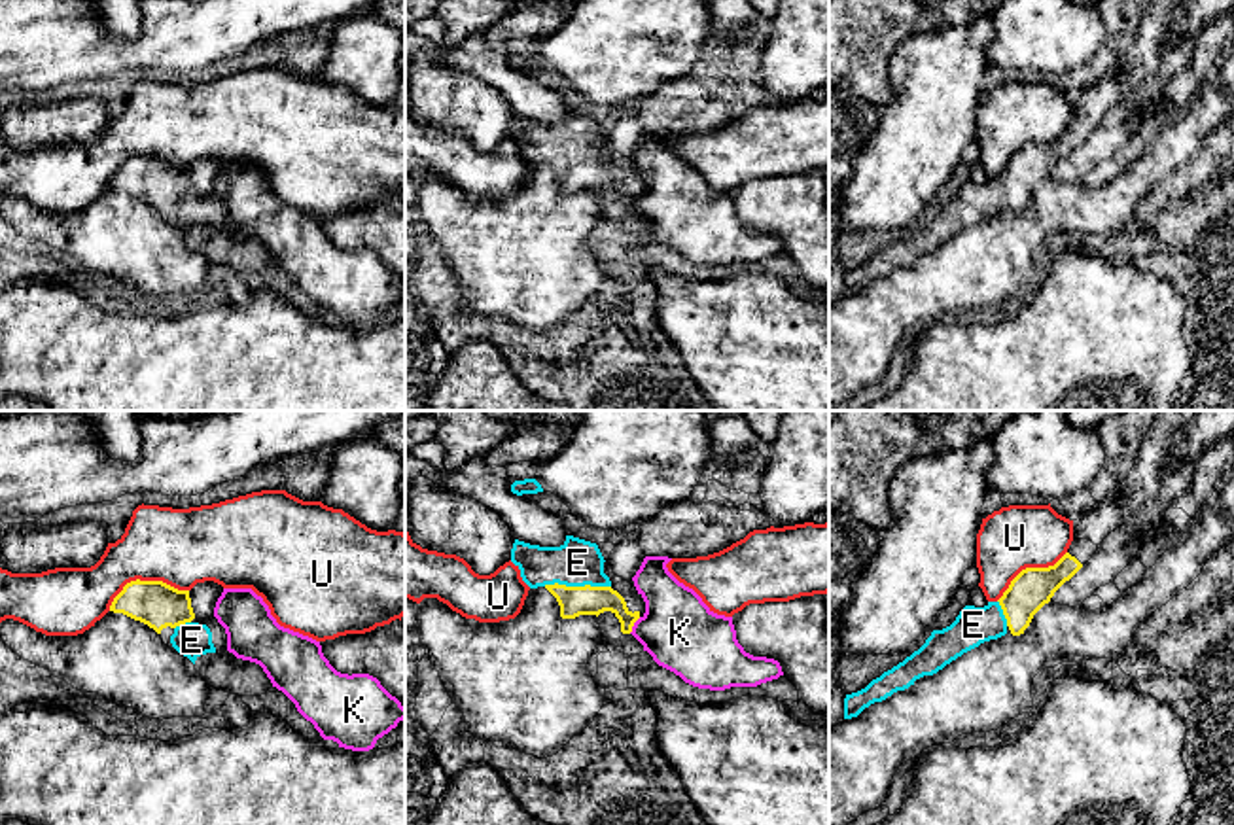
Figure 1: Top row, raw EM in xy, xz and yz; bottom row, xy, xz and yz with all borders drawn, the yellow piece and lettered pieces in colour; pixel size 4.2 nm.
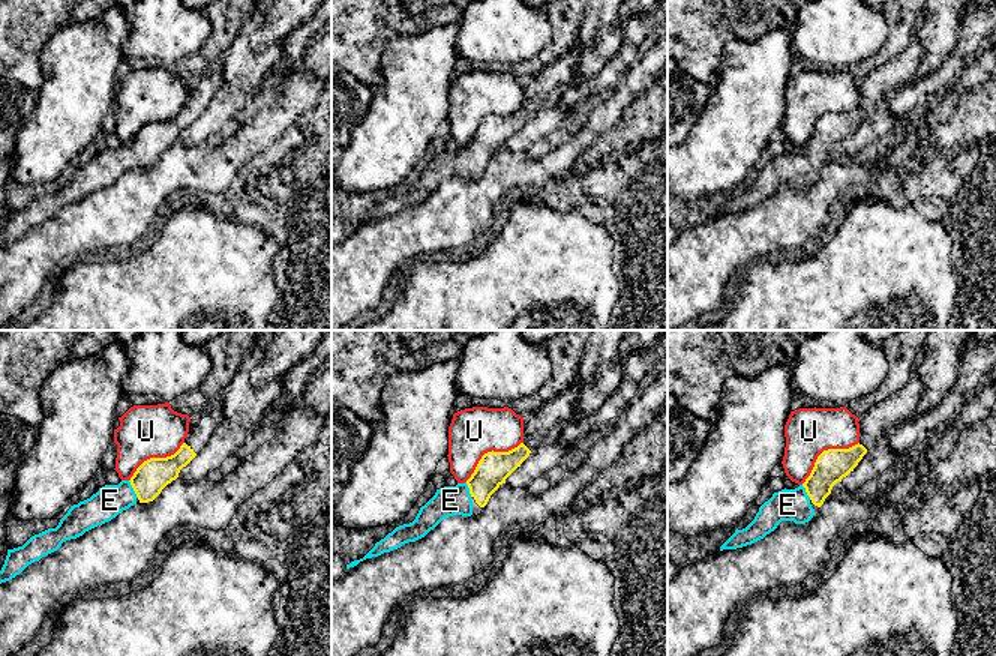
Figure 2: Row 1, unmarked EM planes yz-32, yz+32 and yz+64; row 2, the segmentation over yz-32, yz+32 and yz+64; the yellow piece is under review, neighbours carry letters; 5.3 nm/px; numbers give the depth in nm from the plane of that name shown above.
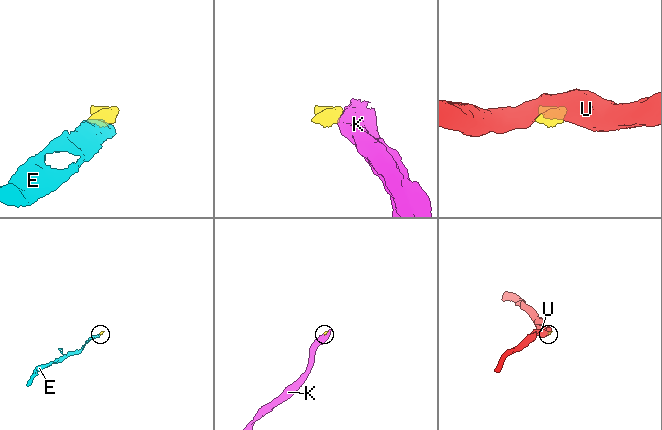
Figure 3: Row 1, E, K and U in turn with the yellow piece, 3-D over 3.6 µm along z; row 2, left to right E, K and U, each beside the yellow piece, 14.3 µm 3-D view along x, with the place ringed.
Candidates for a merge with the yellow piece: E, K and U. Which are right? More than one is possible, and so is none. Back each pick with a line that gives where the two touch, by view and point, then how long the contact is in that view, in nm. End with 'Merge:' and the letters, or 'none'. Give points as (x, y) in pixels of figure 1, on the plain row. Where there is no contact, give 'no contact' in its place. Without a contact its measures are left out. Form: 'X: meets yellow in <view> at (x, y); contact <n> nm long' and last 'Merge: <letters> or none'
E: meets yellow in xz at (578, 163); contact 280 nm long
Merge: E

